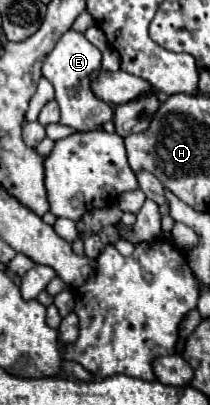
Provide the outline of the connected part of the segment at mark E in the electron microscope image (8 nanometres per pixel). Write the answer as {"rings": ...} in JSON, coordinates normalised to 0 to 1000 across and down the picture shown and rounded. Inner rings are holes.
{"rings":[[[324,74],[295,84],[295,94],[267,104],[257,123],[219,138],[200,163],[200,188],[248,202],[262,222],[262,247],[286,262],[286,306],[333,311],[381,326],[448,321],[457,306],[524,301],[543,286],[543,272],[514,252],[476,247],[438,227],[438,202],[486,178],[486,133],[476,123],[410,99],[390,79]]]}

